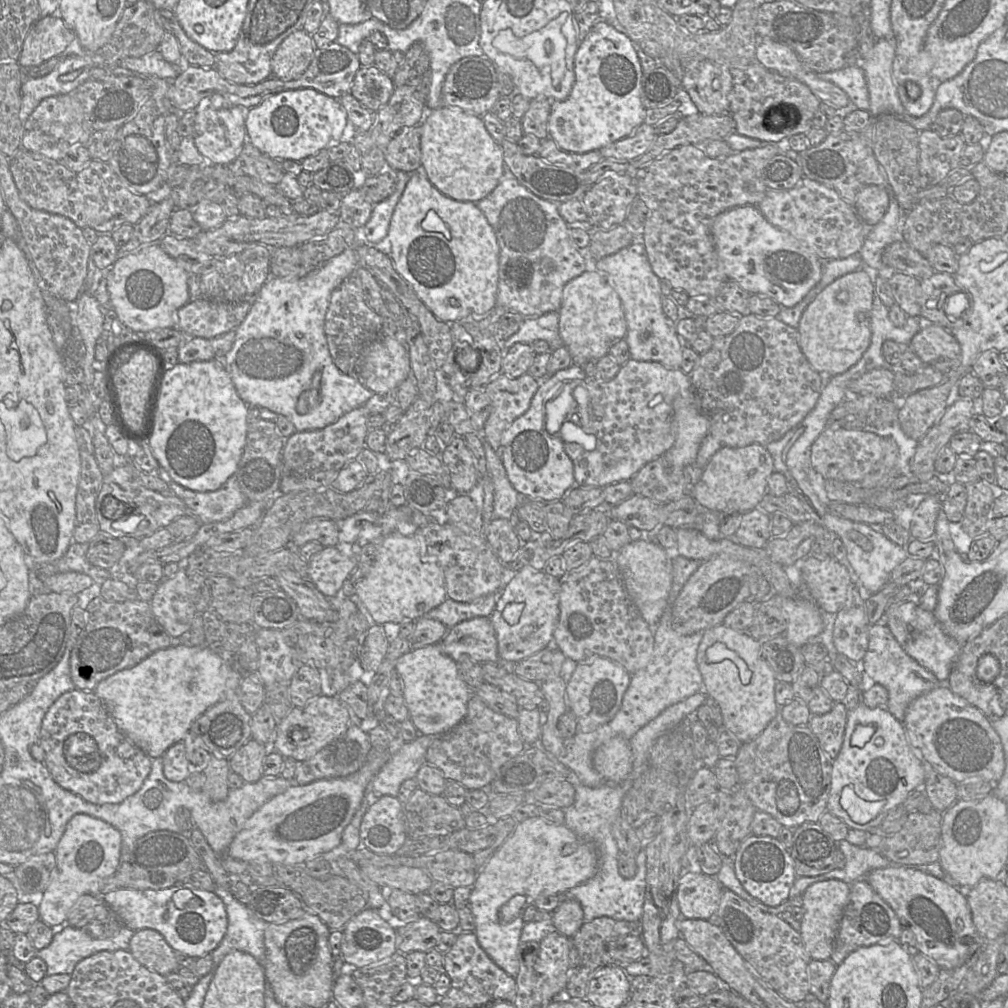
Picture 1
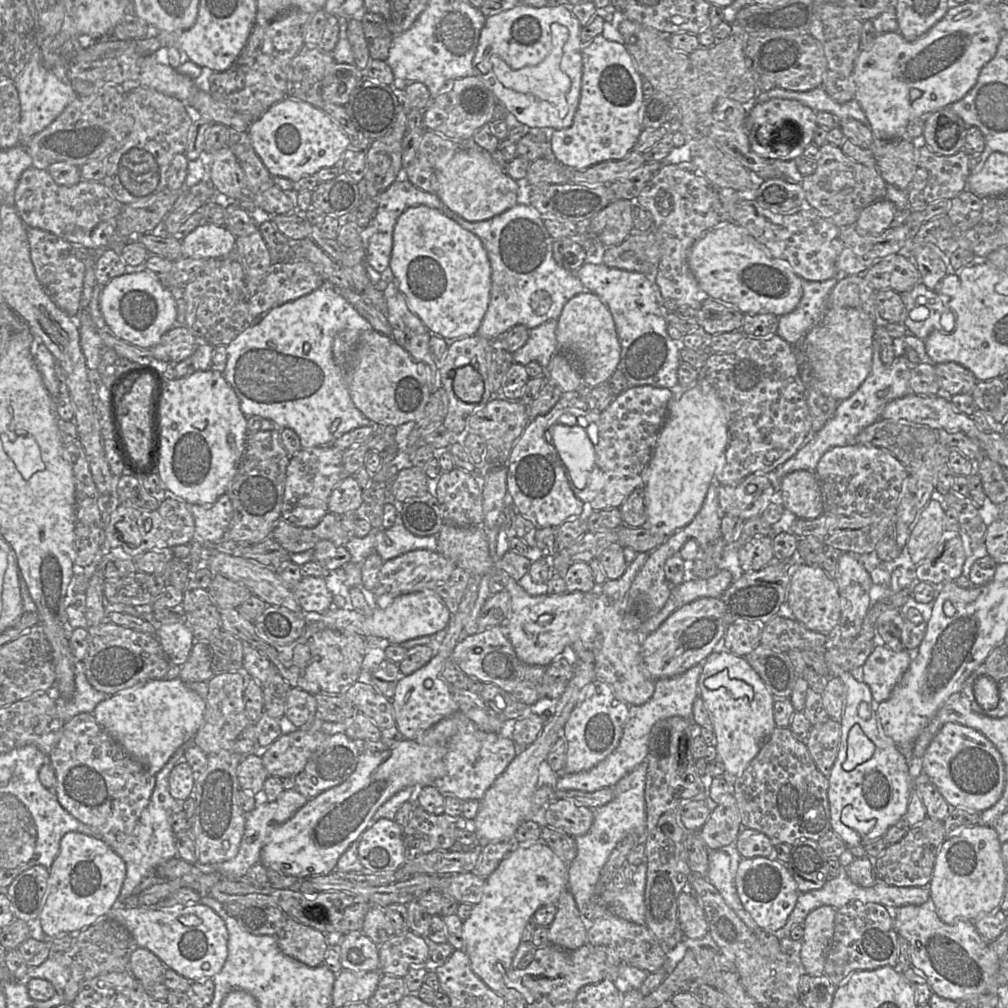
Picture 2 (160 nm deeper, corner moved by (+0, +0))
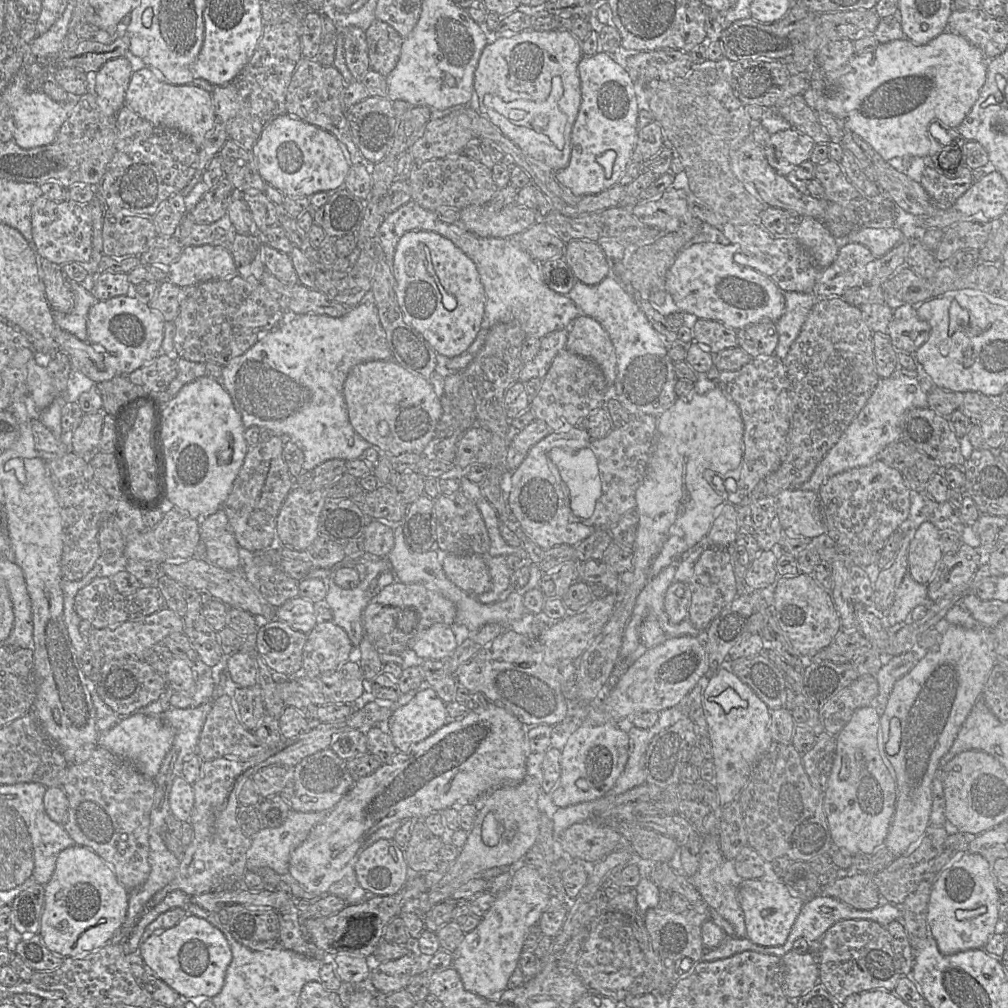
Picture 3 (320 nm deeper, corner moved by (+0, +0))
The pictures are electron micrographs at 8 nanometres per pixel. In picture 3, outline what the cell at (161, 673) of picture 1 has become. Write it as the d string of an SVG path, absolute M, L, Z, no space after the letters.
M135 712L121 717L111 729L100 733L98 744L131 764L144 776L154 780L172 747L174 731L161 716Z

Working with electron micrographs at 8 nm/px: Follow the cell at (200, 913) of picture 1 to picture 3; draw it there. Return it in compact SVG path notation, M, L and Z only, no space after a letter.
M185 915L176 925L143 940L139 954L148 970L182 997L213 998L223 987L232 952L224 934L207 920Z

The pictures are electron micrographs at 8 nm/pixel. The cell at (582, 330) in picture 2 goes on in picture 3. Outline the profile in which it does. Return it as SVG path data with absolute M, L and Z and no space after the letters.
M580 313L568 329L566 349L593 361L601 369L607 385L614 385L616 352L608 333L598 321Z

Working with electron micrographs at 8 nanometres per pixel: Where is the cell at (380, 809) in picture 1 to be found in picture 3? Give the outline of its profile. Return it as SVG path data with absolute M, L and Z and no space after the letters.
M393 838L380 839L359 854L356 877L369 896L391 896L402 889L409 877L404 852Z

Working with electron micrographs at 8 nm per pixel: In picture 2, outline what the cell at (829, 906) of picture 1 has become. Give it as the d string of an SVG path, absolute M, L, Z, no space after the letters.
M820 906L811 911L804 921L800 958L809 975L824 974L827 952L834 933L836 912L832 906Z

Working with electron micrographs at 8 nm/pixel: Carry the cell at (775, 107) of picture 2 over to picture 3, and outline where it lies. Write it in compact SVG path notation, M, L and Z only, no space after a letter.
M790 127L771 134L763 151L770 166L786 177L802 162L810 159L814 145L810 136Z

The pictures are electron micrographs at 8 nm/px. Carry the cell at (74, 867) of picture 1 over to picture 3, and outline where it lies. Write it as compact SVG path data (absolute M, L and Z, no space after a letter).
M70 846L59 853L54 873L45 885L39 934L49 950L64 958L88 953L109 942L121 927L127 914L128 897L129 892L119 883L113 870L98 854L85 846Z

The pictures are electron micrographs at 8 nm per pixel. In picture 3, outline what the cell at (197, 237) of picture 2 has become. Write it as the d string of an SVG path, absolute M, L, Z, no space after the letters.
M211 244L183 248L168 267L168 280L180 288L236 275L239 274L230 251Z

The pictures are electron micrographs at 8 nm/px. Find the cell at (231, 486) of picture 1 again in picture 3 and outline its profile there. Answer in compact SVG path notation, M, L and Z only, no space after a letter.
M223 508L198 522L200 538L206 547L206 559L225 570L240 570L242 550Z

